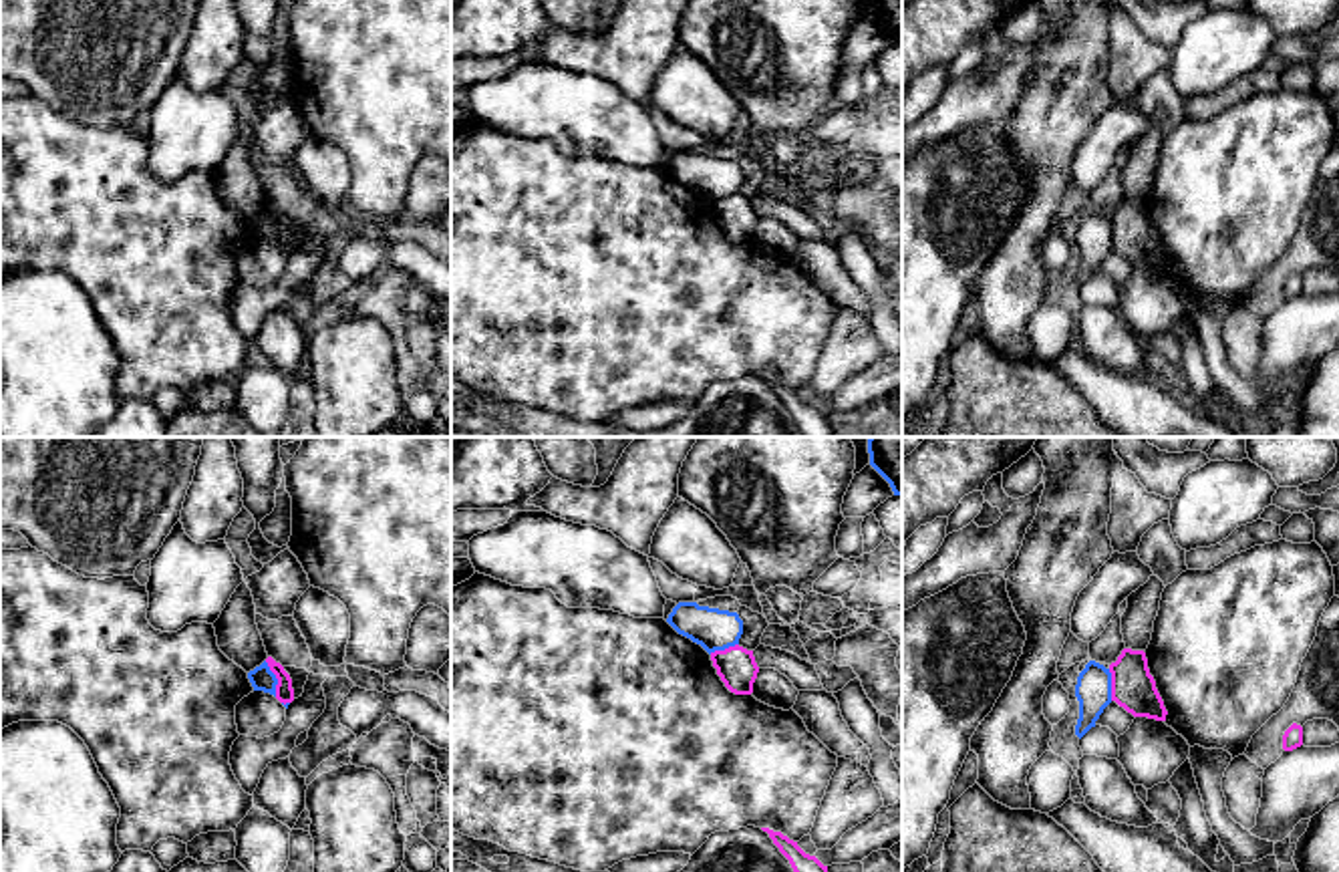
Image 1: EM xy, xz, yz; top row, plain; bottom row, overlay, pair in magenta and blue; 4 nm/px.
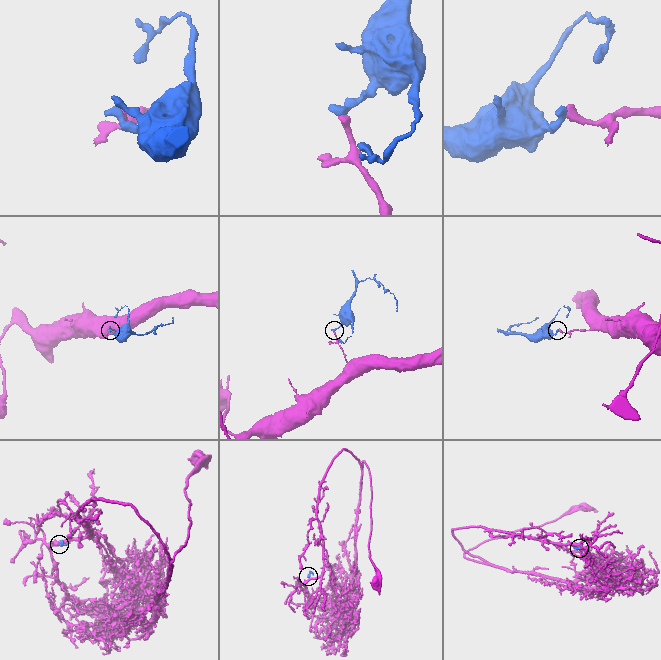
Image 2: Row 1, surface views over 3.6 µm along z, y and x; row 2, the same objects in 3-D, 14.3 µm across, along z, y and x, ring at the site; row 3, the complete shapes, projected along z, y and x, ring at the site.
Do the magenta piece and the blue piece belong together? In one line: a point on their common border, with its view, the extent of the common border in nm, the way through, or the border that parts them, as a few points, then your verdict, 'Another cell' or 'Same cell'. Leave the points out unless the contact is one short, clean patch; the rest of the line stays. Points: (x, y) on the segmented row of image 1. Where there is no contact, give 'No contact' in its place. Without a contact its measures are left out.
Touches magenta at xy (276, 677). Shared border 150 nm. Boundary: xy (264, 661), (276, 679), (276, 695). Another cell

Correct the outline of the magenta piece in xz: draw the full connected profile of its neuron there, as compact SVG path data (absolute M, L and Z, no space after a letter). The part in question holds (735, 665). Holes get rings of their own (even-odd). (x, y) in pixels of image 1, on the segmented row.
M735 644L725 650L711 652L711 661L713 667L717 669L717 675L731 693L735 695L753 693L753 683L759 673L753 650Z

